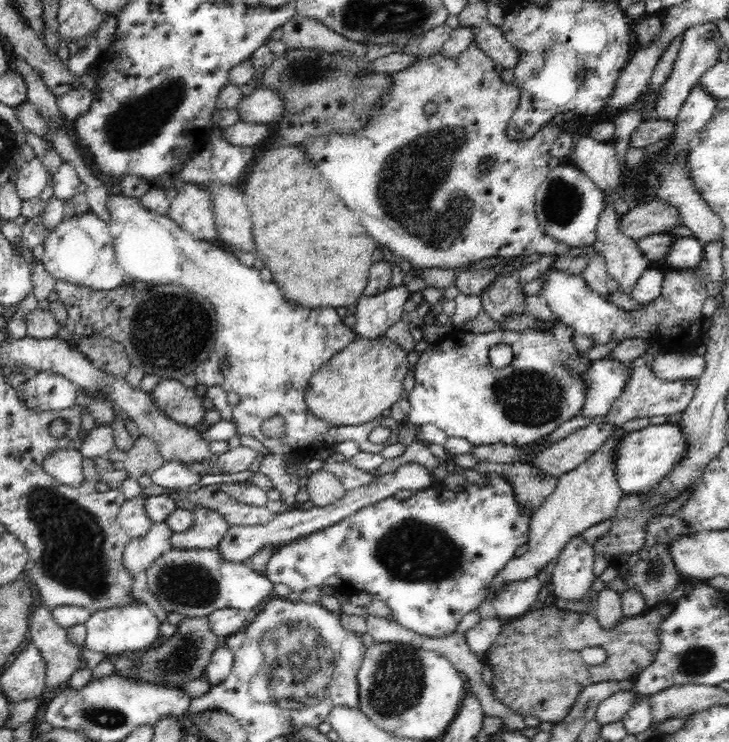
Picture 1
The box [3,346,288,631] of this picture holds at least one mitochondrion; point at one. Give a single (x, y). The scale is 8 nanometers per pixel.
(72, 537)

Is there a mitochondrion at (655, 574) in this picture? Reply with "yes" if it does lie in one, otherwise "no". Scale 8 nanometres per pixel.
yes

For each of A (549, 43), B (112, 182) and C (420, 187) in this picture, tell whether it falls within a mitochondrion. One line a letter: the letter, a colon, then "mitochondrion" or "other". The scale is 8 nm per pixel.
A: mitochondrion
B: other
C: mitochondrion

